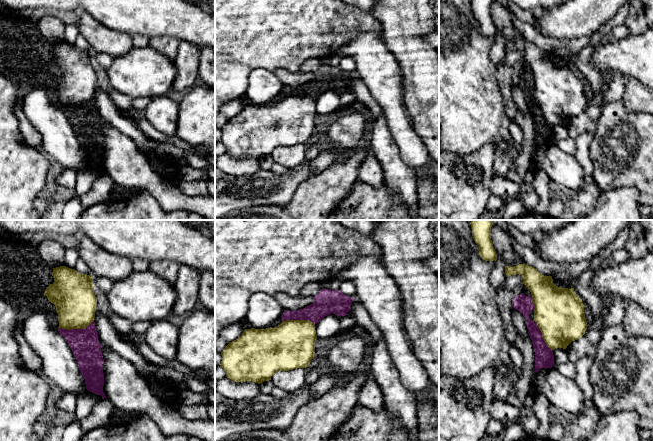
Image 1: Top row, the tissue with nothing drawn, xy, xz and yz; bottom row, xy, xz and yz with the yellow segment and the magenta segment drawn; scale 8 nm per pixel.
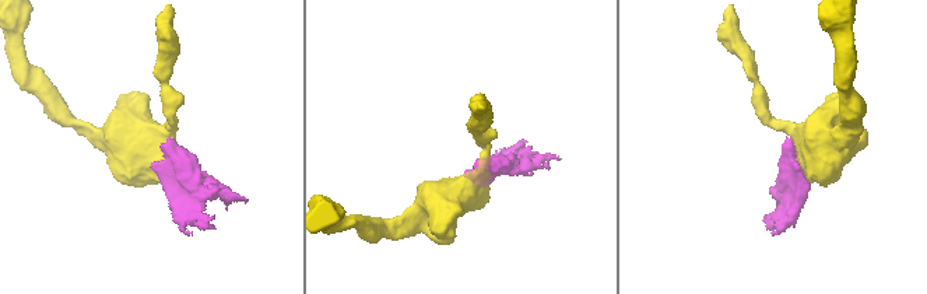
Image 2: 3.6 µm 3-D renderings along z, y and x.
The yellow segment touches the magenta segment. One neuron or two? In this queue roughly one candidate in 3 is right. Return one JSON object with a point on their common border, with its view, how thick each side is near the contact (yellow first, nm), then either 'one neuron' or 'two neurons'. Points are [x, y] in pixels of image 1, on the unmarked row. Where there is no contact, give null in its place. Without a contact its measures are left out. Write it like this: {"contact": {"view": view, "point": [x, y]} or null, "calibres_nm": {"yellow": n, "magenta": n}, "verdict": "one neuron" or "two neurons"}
{"contact": {"view": "xy", "point": [76, 104]}, "calibres_nm": {"yellow": 320, "magenta": 220}, "verdict": "two neurons"}

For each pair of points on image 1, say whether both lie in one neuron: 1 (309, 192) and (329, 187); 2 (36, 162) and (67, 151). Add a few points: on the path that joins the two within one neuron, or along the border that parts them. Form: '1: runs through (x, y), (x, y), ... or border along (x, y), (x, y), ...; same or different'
1: runs through (314, 192), (324, 191); same
2: border along (41, 149), (51, 160); different

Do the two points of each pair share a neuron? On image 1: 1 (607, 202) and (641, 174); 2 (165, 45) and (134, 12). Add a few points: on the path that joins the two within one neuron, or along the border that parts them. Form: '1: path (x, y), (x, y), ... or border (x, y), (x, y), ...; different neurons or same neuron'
1: border (604, 192), (634, 186), (640, 203); different neurons
2: border (150, 37), (168, 36), (179, 41); different neurons

